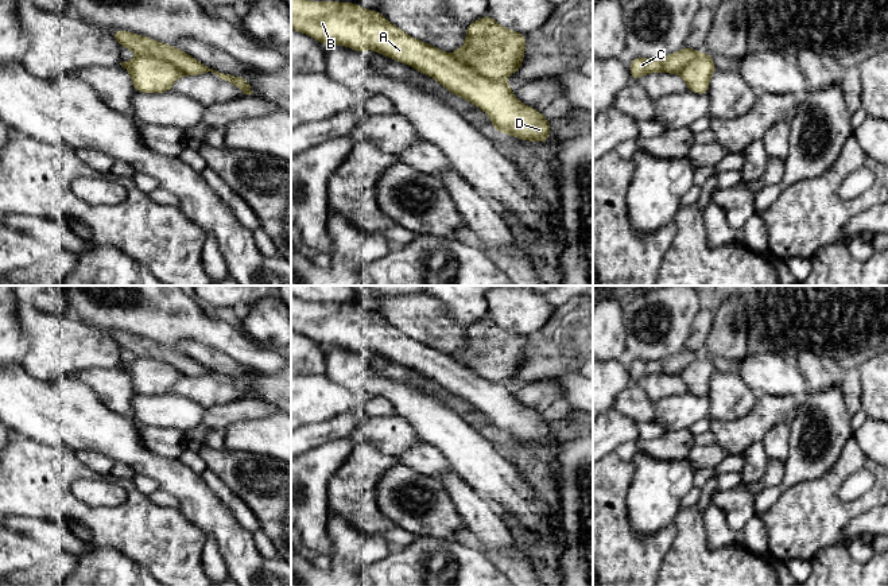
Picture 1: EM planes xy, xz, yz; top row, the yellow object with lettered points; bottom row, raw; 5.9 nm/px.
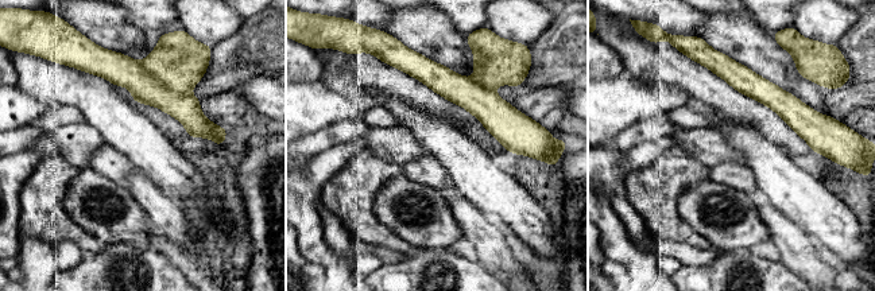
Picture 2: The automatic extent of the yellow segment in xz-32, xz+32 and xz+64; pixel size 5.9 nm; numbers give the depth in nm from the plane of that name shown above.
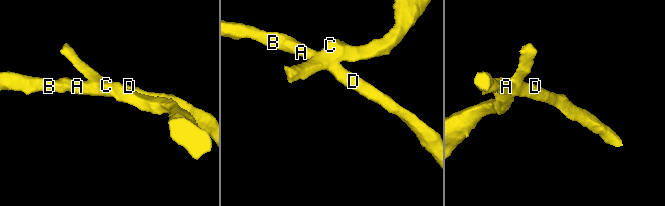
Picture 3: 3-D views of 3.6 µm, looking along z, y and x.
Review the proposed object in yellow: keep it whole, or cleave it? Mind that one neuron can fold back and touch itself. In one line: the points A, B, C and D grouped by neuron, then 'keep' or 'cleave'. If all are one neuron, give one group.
A B D / C | cleave

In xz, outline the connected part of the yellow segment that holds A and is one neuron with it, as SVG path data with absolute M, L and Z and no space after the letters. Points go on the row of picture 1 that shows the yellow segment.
M291 0L291 28L322 44L375 50L419 70L484 110L497 132L538 143L550 140L548 120L519 101L505 81L478 75L451 54L407 35L379 11L353 3Z

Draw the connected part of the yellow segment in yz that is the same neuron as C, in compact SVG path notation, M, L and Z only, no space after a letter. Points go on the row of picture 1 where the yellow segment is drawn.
M685 46L680 51L672 53L668 57L649 59L635 57L629 65L629 71L633 81L637 81L641 75L651 73L676 74L697 55L699 55L697 50Z

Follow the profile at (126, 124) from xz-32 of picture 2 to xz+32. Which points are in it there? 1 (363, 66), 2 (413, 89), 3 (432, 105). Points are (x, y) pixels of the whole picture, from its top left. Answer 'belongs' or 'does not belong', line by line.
1: does not belong
2: does not belong
3: does not belong

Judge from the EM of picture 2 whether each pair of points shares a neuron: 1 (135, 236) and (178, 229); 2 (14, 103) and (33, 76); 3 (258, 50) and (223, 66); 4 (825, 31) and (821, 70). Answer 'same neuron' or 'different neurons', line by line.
1: different neurons
2: different neurons
3: same neuron
4: different neurons

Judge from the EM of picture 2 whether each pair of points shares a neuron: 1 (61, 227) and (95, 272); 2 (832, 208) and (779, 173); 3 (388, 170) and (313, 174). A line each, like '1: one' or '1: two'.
1: two
2: one
3: two

